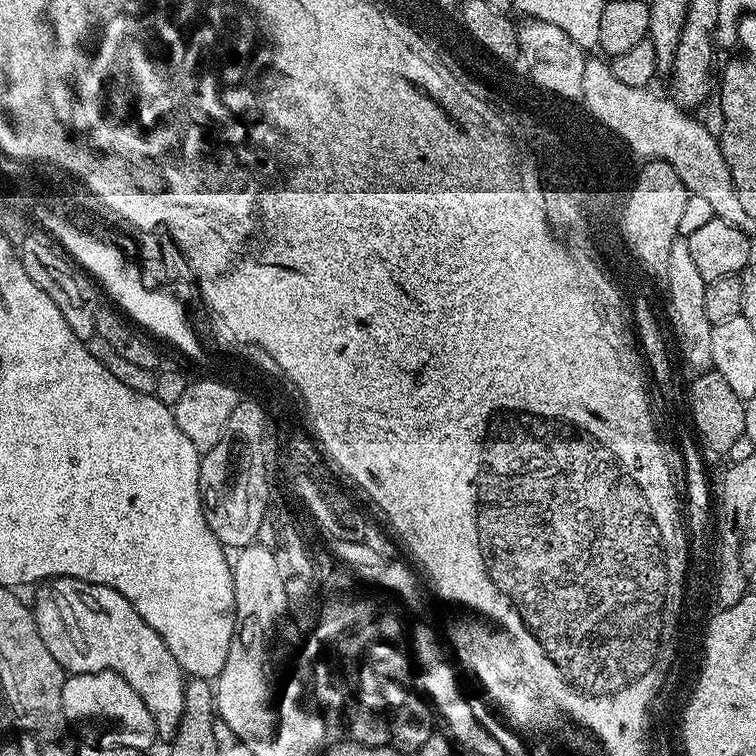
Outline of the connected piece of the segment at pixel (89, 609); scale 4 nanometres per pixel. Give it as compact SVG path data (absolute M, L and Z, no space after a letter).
M58 576L41 583L35 592L34 615L38 634L42 634L46 650L54 654L54 658L63 666L65 673L116 671L141 695L153 715L157 737L165 742L175 740L184 714L186 674L178 666L174 654L170 654L166 642L162 642L158 633L150 626L146 626L146 622L142 622L138 610L134 610L134 606L130 606L130 602L126 602L126 598L118 594L118 590L101 584L82 582L69 576Z

